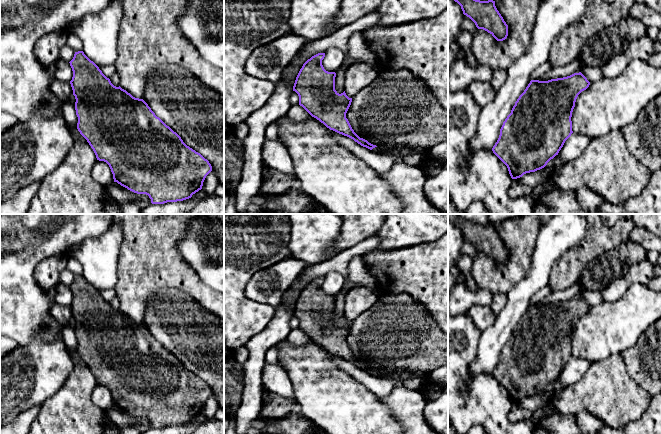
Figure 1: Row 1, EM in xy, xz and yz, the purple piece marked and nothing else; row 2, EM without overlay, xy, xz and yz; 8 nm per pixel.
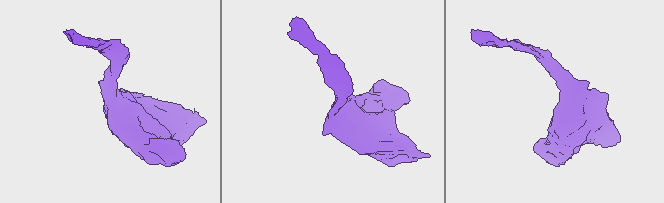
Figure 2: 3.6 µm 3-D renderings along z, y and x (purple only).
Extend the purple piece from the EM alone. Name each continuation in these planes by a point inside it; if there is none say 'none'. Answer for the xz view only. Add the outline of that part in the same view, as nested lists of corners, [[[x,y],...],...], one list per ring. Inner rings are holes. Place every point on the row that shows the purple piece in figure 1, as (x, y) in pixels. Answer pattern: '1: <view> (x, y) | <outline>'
1: xz (399, 151) | [[[378,145],[377,147],[373,148],[372,151],[375,151],[377,153],[384,153],[398,158],[402,158],[414,153],[421,153],[426,157],[424,162],[419,166],[422,169],[430,160],[432,160],[432,158],[429,156],[429,149],[421,149],[419,147],[408,147],[406,145],[398,146]]]

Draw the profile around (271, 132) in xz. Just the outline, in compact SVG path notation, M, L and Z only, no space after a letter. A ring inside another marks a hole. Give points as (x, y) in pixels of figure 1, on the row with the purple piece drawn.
M272 123L266 127L265 139L266 140L278 140L279 139L278 125L276 123Z

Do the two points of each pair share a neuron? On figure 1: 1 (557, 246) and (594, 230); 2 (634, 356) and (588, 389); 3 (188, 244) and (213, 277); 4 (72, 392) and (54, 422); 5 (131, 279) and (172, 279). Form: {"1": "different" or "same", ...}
{"1": "different", "2": "different", "3": "same", "4": "same", "5": "same"}

